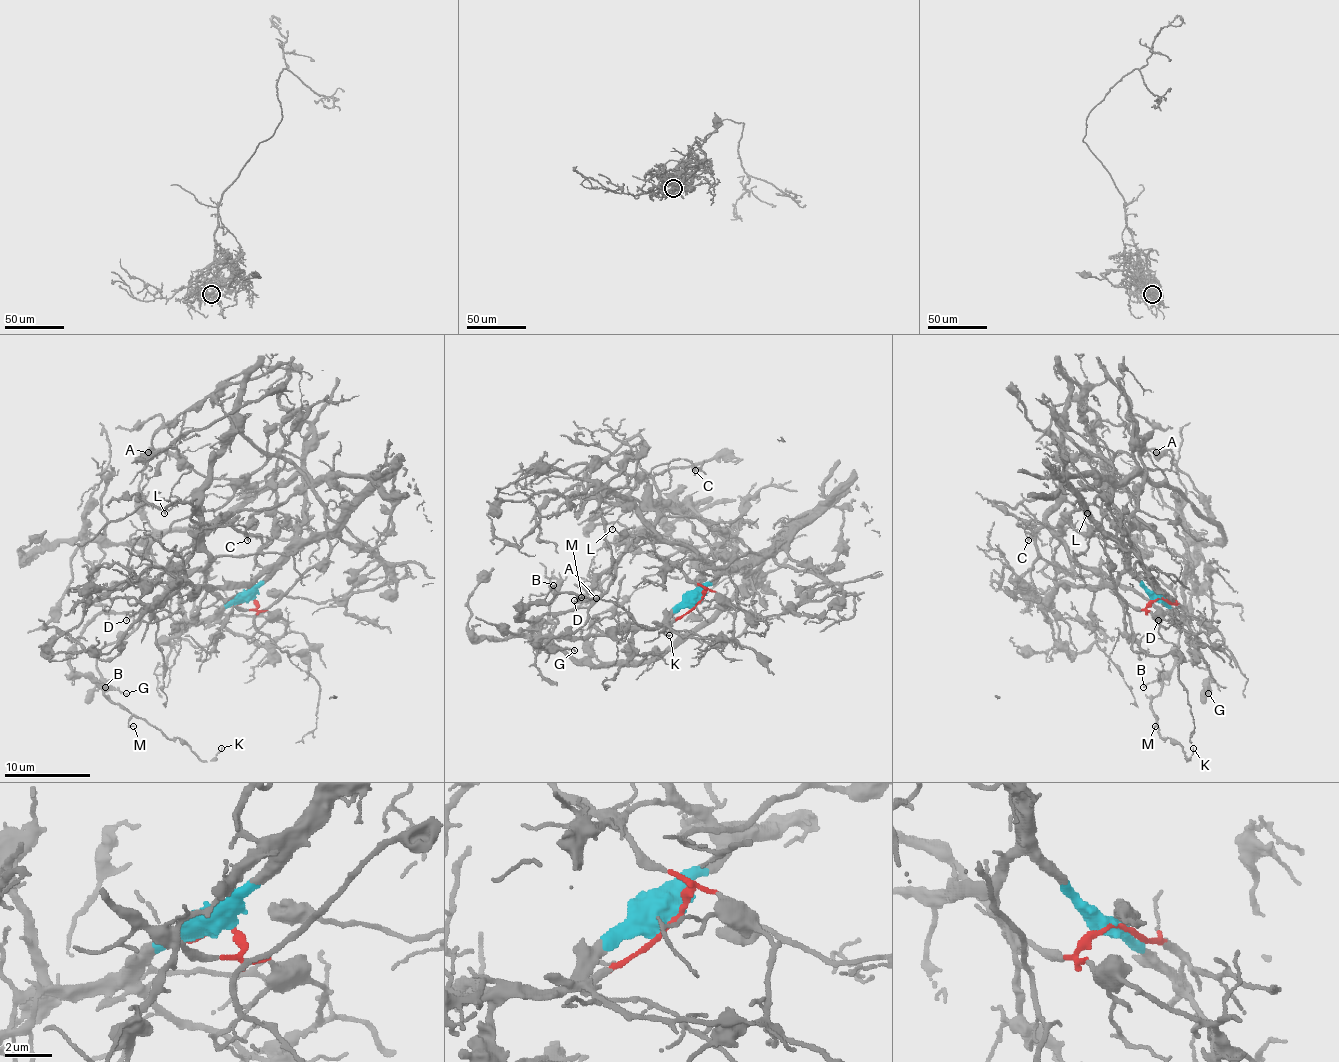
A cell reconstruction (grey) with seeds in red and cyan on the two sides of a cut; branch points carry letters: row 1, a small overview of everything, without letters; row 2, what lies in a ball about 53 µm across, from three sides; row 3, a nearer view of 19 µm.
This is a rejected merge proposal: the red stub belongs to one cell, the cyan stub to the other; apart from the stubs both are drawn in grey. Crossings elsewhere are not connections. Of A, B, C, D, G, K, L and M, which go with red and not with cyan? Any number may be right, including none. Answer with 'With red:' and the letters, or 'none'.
With red: B, C, D, G, K, L, M

